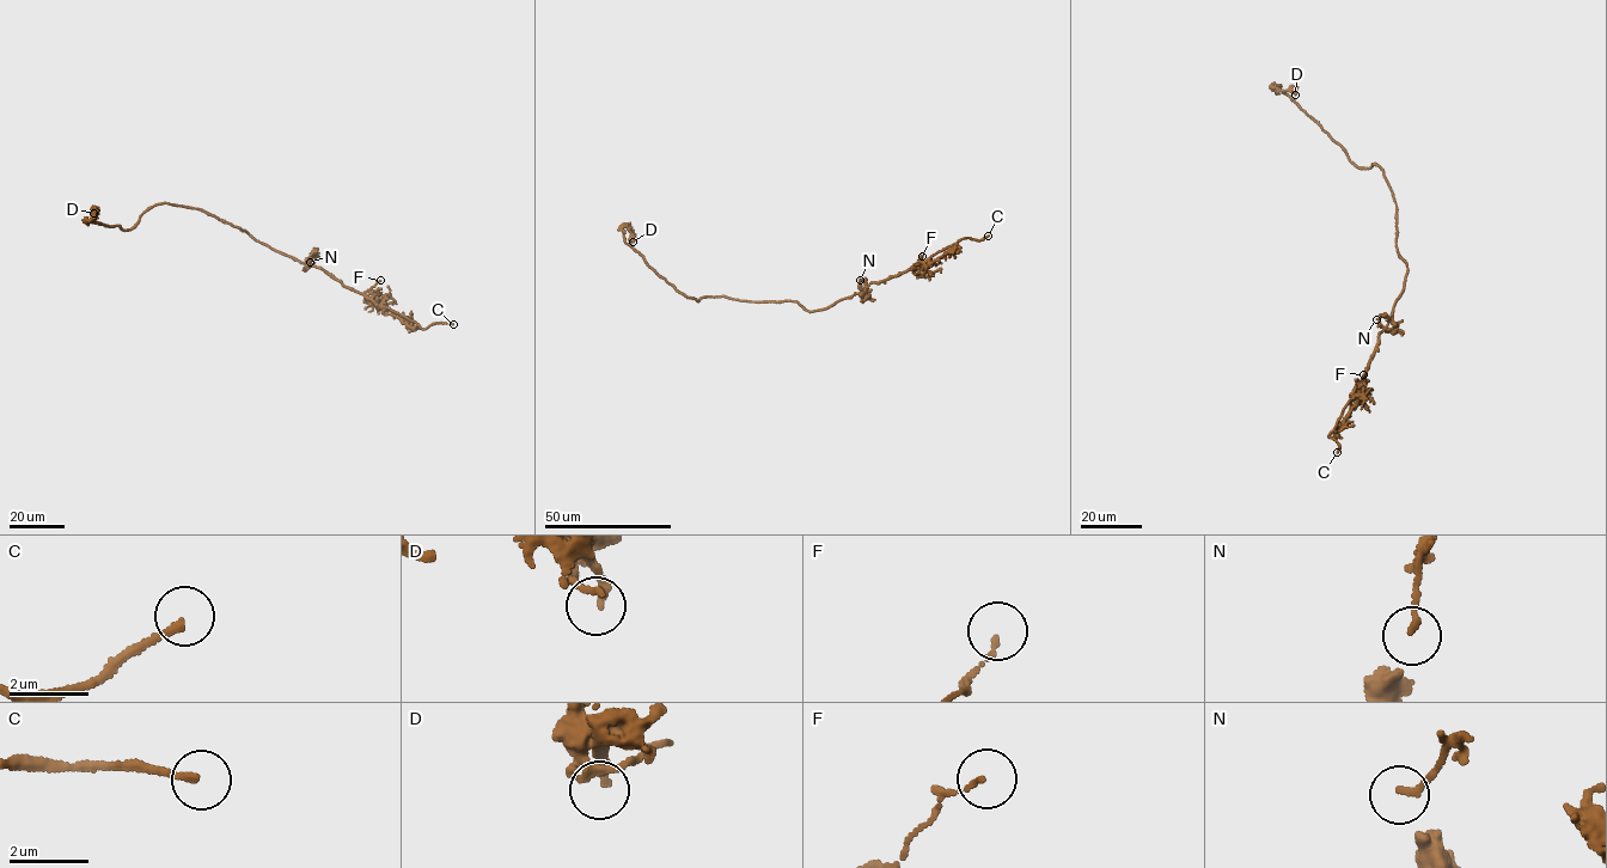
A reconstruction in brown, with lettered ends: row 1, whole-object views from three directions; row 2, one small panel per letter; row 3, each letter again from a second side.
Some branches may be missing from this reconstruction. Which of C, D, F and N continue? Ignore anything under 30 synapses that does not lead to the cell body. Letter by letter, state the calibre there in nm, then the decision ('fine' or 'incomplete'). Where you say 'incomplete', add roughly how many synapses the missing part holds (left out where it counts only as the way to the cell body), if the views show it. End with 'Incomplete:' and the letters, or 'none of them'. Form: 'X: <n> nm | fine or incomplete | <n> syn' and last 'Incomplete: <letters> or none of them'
C: 180 nm | incomplete
D: 190 nm | fine
F: 110 nm | fine
N: 140 nm | fine
Incomplete: C

